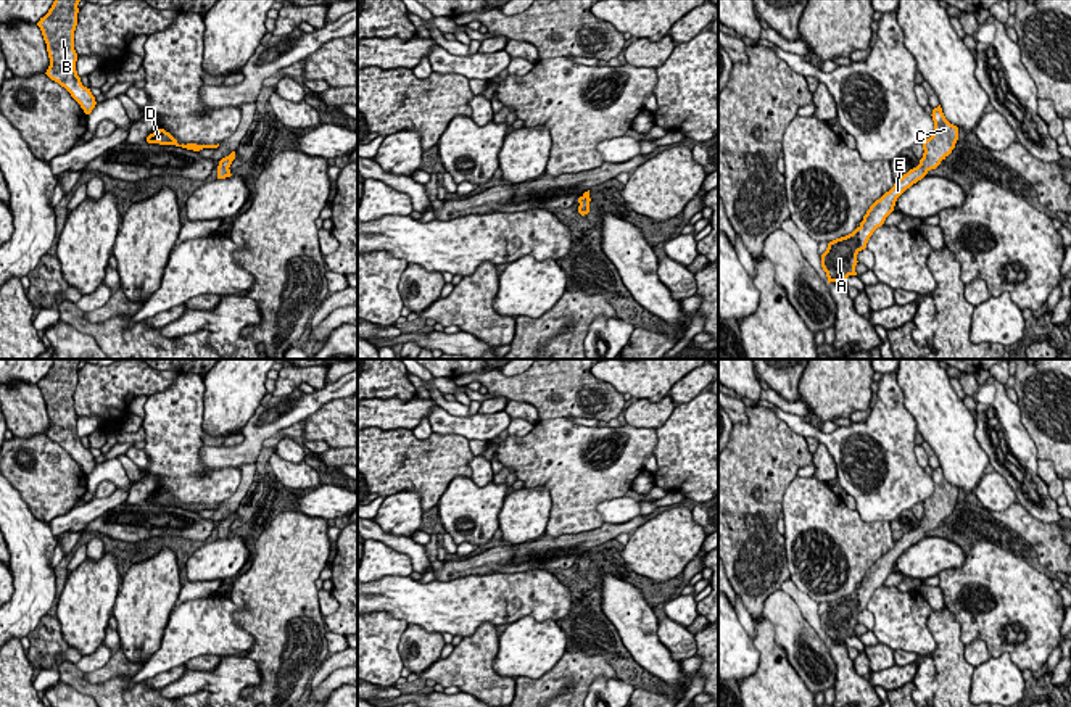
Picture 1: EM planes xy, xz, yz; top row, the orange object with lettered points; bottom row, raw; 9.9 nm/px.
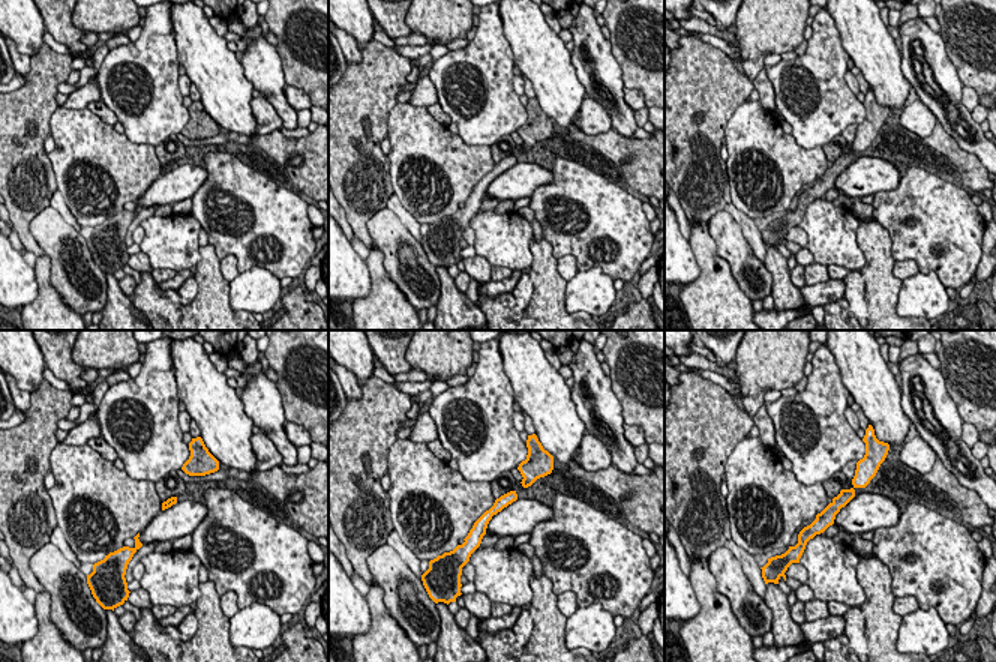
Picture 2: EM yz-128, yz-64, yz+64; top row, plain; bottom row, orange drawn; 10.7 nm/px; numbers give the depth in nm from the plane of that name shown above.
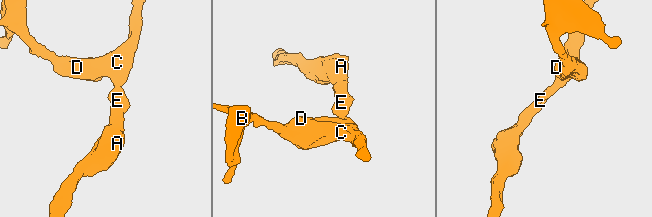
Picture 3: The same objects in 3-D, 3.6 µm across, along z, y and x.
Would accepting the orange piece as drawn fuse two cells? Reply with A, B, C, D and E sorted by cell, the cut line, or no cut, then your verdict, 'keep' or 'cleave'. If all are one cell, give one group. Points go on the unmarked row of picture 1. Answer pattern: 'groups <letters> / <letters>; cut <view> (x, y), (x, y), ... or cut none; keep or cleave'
groups A B C D E; cut none; keep

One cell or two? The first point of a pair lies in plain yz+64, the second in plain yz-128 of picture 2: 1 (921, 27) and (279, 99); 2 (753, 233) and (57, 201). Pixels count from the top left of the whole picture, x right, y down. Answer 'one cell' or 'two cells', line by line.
1: one cell
2: one cell

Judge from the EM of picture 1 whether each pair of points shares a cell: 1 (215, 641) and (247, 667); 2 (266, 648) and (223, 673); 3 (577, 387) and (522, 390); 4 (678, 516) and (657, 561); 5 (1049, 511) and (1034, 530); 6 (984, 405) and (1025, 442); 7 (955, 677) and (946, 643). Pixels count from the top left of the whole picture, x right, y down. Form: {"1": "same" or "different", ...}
{"1": "different", "2": "different", "3": "same", "4": "same", "5": "different", "6": "same", "7": "same"}

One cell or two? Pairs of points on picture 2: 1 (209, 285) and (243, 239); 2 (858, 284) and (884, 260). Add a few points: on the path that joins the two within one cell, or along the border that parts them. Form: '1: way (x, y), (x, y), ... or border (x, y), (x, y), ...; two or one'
1: border (209, 242), (219, 260); two
2: border (858, 270), (866, 294); two

